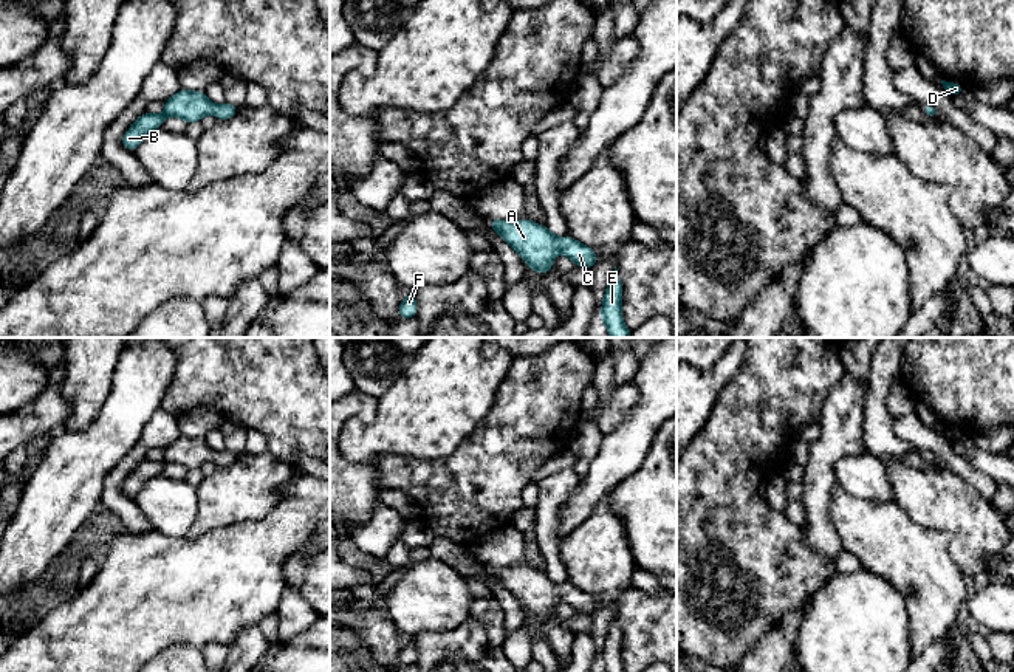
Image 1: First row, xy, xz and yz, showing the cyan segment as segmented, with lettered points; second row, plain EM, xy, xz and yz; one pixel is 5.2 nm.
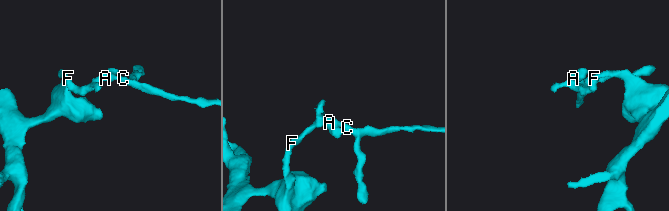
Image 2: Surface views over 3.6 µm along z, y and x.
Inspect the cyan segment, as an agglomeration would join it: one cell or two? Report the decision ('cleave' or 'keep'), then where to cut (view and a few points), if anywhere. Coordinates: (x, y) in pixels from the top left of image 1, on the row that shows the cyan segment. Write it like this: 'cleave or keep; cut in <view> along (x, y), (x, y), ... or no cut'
keep; no cut

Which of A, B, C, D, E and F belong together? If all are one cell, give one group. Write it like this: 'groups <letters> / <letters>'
groups A B C D E F

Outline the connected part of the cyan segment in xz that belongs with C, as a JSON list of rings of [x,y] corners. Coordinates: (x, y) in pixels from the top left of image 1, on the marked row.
[[[488,220],[488,223],[526,260],[531,269],[540,274],[553,268],[557,252],[568,255],[576,266],[593,268],[596,263],[594,249],[570,235],[559,238],[546,226],[533,220]]]

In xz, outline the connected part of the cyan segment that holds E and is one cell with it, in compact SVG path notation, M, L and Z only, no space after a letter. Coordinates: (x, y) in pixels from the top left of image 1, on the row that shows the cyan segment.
M615 266L601 308L601 321L607 325L611 338L630 338L632 334L622 322L621 296L622 283Z

